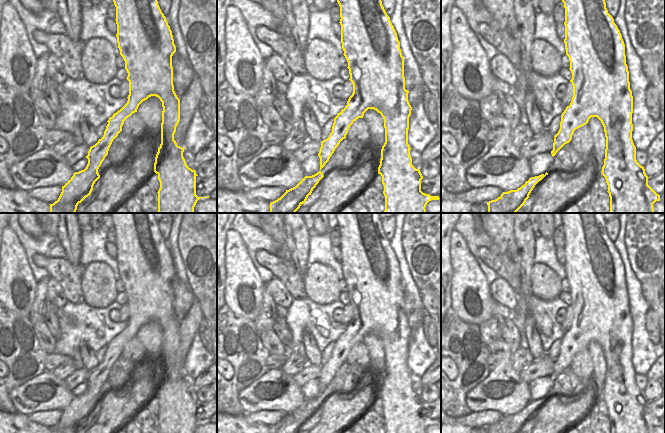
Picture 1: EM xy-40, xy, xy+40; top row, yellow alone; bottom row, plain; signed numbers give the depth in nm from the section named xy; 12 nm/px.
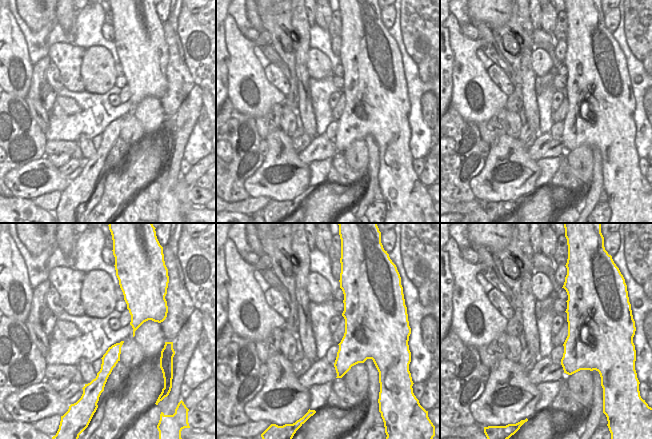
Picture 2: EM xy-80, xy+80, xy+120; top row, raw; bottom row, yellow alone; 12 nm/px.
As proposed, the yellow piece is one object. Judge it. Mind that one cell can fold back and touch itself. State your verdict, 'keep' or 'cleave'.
keep

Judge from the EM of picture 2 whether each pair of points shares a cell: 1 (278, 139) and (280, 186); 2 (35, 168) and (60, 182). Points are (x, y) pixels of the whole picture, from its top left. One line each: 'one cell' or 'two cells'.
1: one cell
2: one cell

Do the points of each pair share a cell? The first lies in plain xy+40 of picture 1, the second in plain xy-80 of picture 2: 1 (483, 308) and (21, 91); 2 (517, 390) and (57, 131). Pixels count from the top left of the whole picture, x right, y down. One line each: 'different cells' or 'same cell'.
1: same cell
2: different cells

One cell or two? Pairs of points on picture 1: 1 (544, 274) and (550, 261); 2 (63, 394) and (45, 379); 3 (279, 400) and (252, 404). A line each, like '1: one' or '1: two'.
1: two
2: one
3: one

